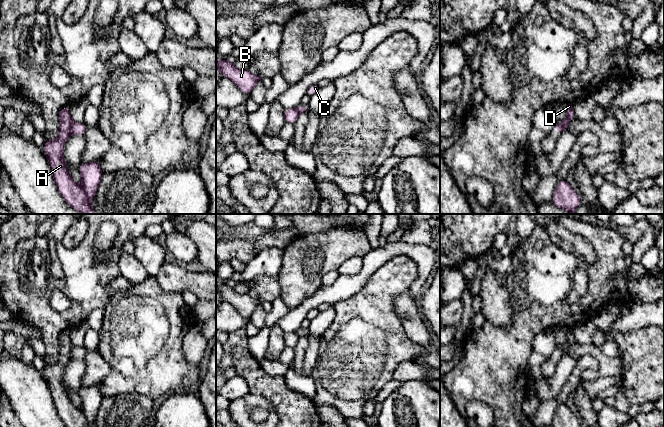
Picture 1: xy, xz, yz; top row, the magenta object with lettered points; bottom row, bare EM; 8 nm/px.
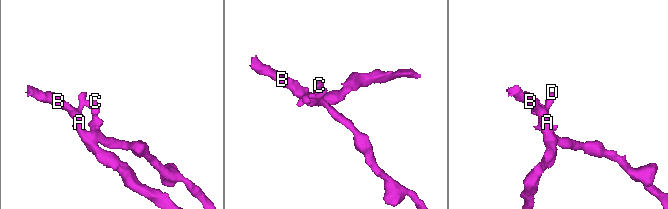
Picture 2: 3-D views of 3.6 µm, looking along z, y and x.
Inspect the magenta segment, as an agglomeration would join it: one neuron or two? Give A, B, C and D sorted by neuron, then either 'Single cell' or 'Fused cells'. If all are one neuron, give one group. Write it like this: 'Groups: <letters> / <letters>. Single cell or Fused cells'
Groups: A B D / C. Fused cells

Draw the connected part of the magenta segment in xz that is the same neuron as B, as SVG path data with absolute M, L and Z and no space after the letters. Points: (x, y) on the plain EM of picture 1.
M216 282L216 292L222 300L229 302L243 317L250 319L257 306L262 300L253 299L249 293L240 294L233 289L231 283L218 284Z

